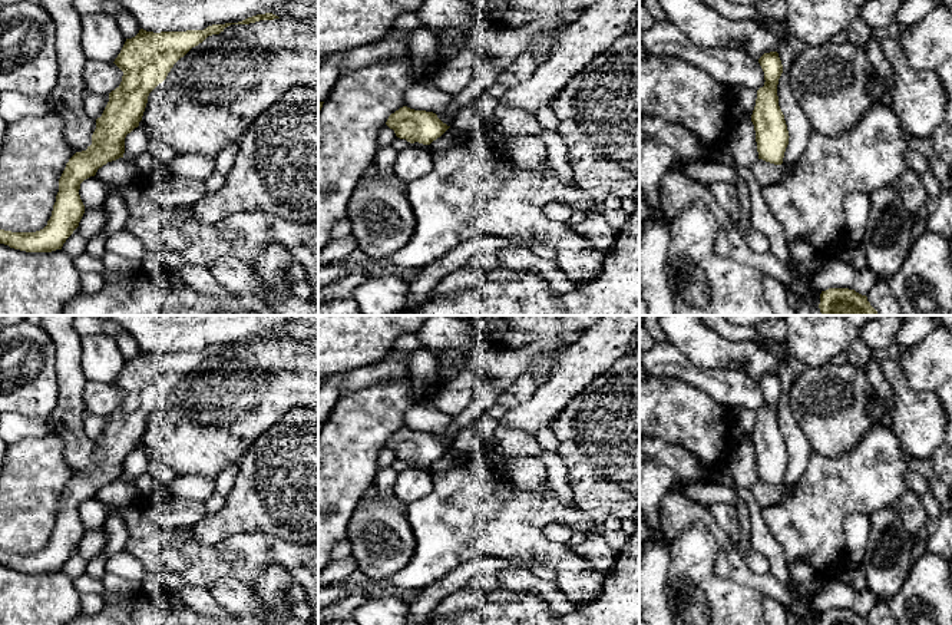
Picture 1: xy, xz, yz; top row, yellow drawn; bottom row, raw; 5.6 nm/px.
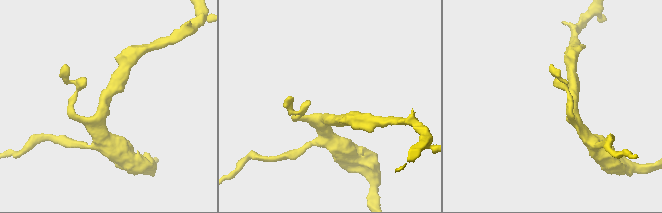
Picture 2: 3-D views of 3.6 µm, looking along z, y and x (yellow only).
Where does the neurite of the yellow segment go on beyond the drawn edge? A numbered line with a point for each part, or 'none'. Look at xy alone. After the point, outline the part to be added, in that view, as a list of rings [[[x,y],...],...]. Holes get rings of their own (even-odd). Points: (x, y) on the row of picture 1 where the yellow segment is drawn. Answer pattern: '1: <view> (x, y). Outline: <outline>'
none

